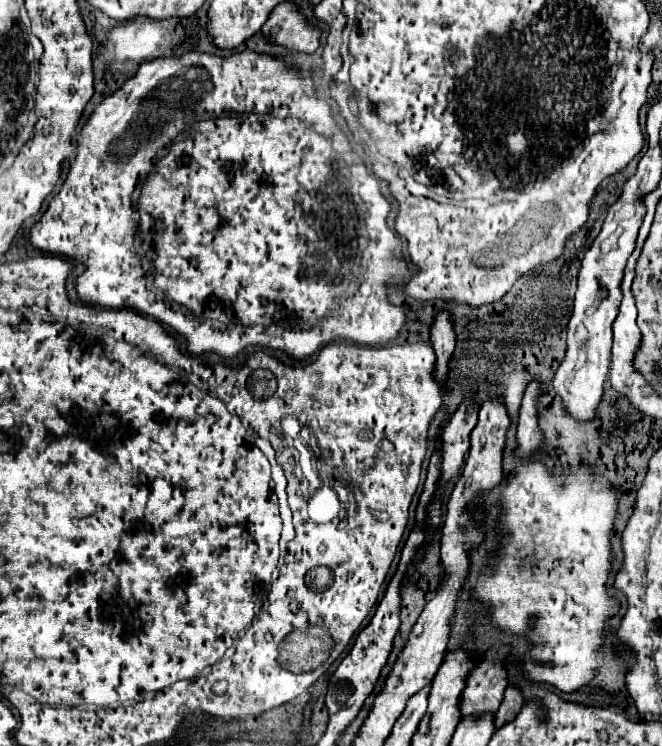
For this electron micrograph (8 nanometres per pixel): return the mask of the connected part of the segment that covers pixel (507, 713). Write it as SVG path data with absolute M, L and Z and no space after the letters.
M509 685L507 691L505 691L505 697L503 697L503 703L501 703L499 711L495 713L495 727L501 727L503 723L515 719L521 705L523 705L521 689L517 685Z

